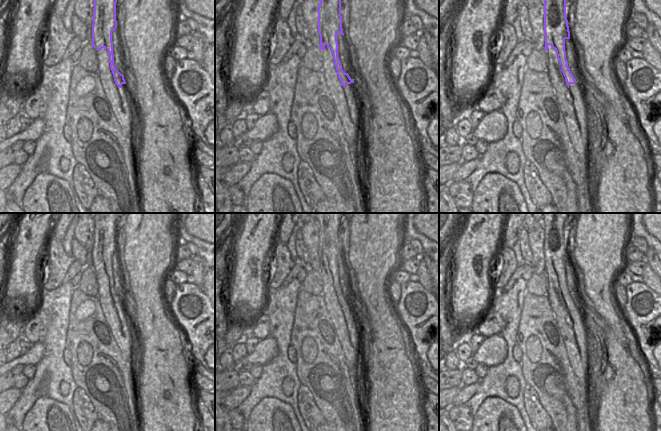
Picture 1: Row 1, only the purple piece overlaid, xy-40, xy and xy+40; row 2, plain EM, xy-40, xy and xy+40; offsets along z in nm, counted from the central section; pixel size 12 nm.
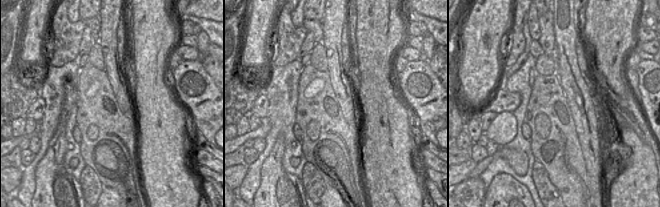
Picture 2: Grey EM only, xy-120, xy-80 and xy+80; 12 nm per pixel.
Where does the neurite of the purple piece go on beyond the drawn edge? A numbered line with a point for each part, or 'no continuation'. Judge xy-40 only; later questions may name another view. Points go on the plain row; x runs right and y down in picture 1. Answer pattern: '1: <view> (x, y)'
1: xy-40 (121, 325)

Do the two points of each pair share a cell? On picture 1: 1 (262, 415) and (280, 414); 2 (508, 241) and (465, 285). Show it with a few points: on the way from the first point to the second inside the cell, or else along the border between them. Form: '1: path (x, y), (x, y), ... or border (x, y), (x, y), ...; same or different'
1: path (266, 415), (276, 415); same
2: border (501, 233), (502, 245); different

